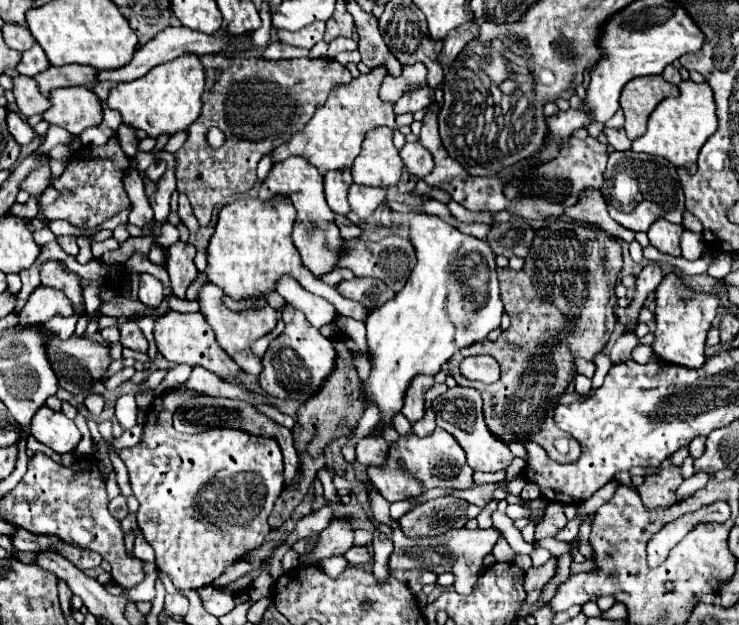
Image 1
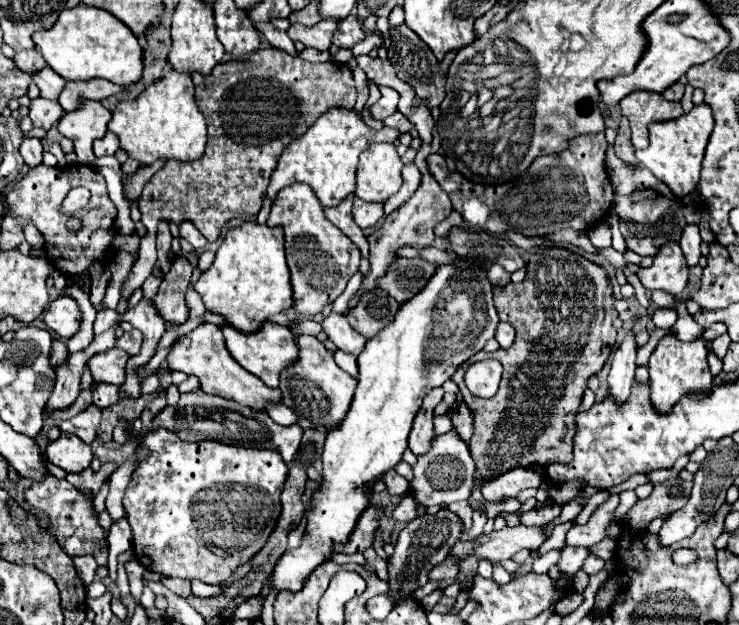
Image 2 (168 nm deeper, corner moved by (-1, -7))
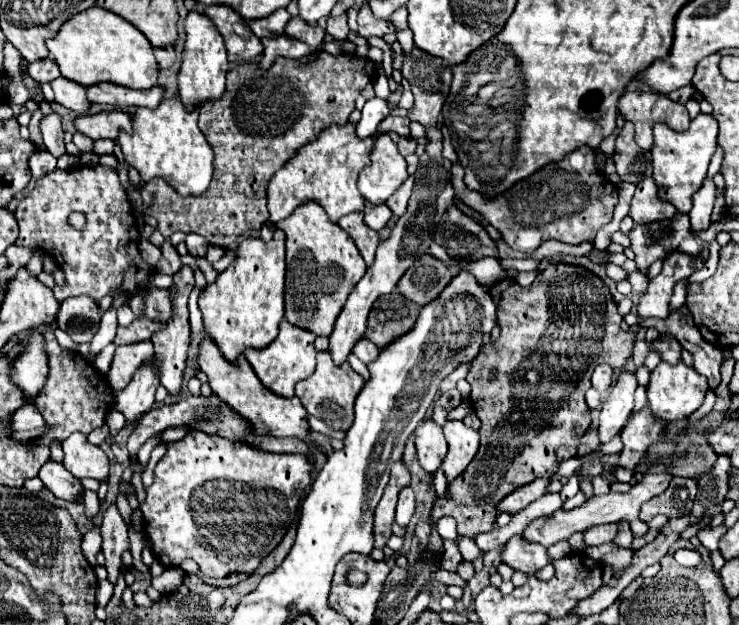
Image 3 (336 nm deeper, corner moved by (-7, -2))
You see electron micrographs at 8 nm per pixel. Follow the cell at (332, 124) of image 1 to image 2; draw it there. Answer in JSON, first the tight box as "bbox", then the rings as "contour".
{"bbox":[268,109,398,207],"contour":[[[330,109],[320,117],[304,137],[298,137],[284,149],[280,155],[280,161],[272,173],[270,185],[268,185],[268,199],[274,201],[280,189],[294,185],[294,183],[306,183],[316,193],[322,207],[336,207],[344,201],[344,197],[354,195],[354,181],[356,181],[356,165],[358,155],[368,149],[368,145],[374,143],[392,143],[398,137],[396,129],[382,127],[382,131],[370,129],[362,117],[358,117],[354,111],[348,109]]]}

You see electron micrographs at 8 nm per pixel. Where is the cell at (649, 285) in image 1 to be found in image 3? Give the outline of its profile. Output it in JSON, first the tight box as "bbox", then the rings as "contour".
{"bbox":[598,372,638,442],"contour":[[[622,372],[618,380],[612,384],[600,410],[600,420],[598,420],[600,442],[612,440],[620,432],[622,424],[626,424],[634,408],[636,386],[638,386],[638,380],[632,372]]]}

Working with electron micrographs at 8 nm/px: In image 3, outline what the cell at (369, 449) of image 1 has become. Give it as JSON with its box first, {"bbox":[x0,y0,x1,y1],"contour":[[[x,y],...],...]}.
{"bbox":[396,486,416,528],"contour":[[[404,486],[402,492],[398,494],[398,506],[396,506],[396,522],[406,528],[412,514],[414,514],[414,508],[416,508],[416,502],[414,502],[414,492],[410,486]]]}

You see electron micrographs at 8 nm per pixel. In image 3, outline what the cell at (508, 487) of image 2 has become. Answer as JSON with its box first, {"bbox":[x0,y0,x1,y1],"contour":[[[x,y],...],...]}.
{"bbox":[496,478,550,514],"contour":[[[536,478],[534,482],[516,488],[514,492],[510,492],[508,496],[504,496],[504,498],[498,502],[498,506],[496,506],[498,512],[512,512],[512,514],[520,512],[520,510],[526,508],[530,502],[538,500],[540,496],[544,496],[544,490],[546,490],[548,482],[550,482],[550,480],[546,480],[546,478]]]}

